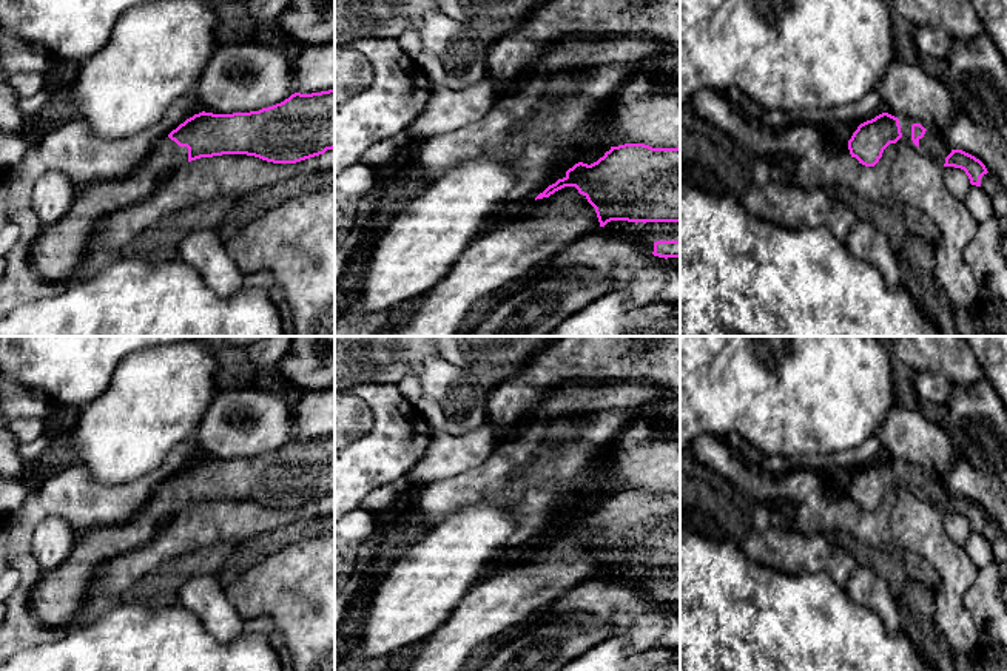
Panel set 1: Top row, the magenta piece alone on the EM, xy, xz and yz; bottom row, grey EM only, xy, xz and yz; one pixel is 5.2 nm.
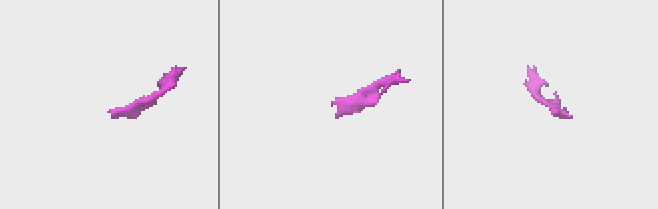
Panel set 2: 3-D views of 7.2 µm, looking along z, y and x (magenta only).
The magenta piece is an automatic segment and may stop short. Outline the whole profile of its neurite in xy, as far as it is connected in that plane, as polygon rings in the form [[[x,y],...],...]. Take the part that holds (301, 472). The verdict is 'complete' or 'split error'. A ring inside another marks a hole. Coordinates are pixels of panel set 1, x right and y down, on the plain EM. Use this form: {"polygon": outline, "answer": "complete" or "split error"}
{"polygon": [[[335,435],[295,438],[281,449],[250,458],[199,458],[165,481],[130,520],[97,526],[76,535],[71,554],[52,571],[43,572],[29,594],[35,620],[46,628],[62,628],[79,615],[102,565],[147,546],[168,520],[185,507],[222,500],[247,500],[273,509],[296,509],[335,494]]], "answer": "split error"}

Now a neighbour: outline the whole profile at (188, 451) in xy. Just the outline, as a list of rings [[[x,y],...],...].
[[[190,438],[177,444],[160,466],[130,483],[97,483],[76,460],[51,469],[42,486],[29,491],[17,511],[0,520],[0,558],[31,554],[34,529],[51,517],[65,520],[76,534],[130,520],[165,481],[199,458],[200,447]]]

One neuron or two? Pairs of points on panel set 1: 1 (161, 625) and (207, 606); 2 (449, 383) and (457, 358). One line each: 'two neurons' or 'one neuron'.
1: two neurons
2: two neurons

